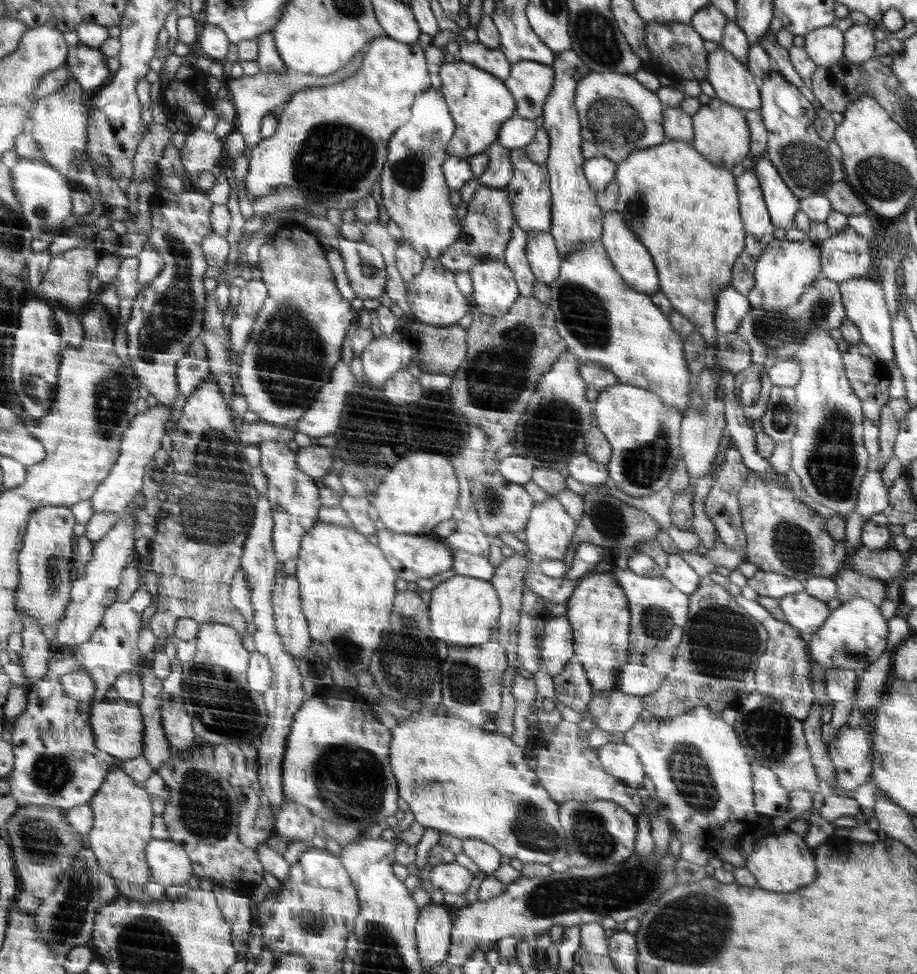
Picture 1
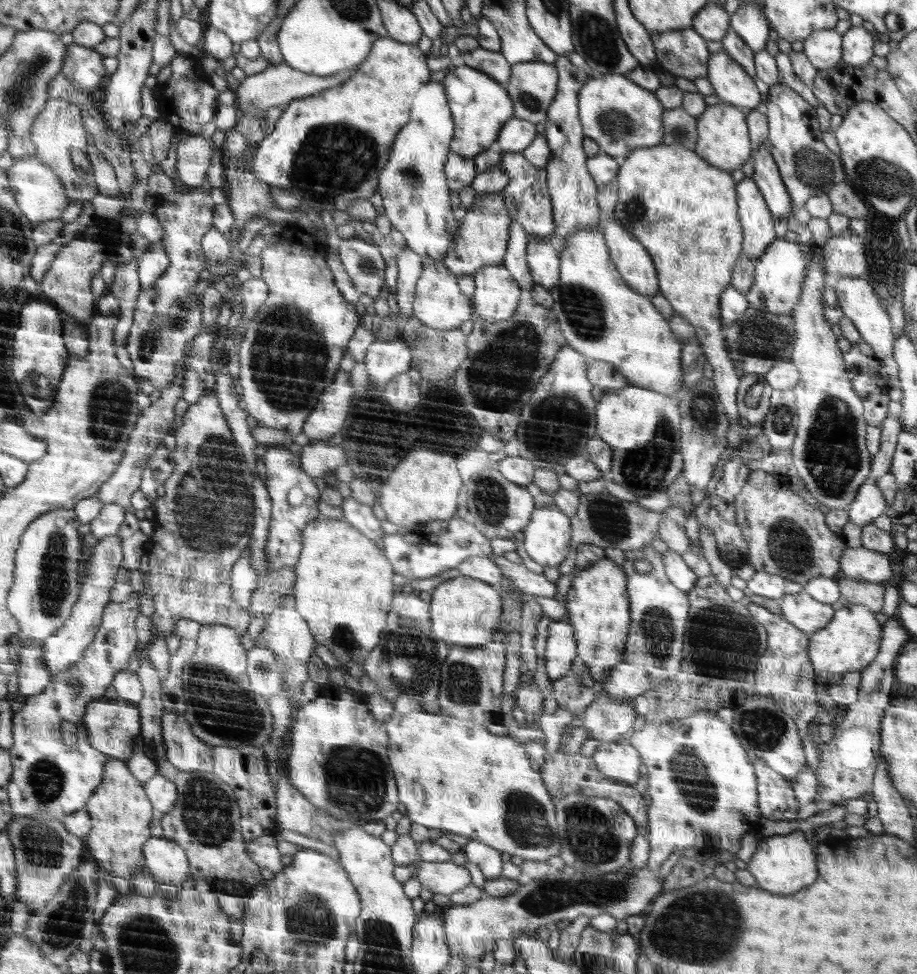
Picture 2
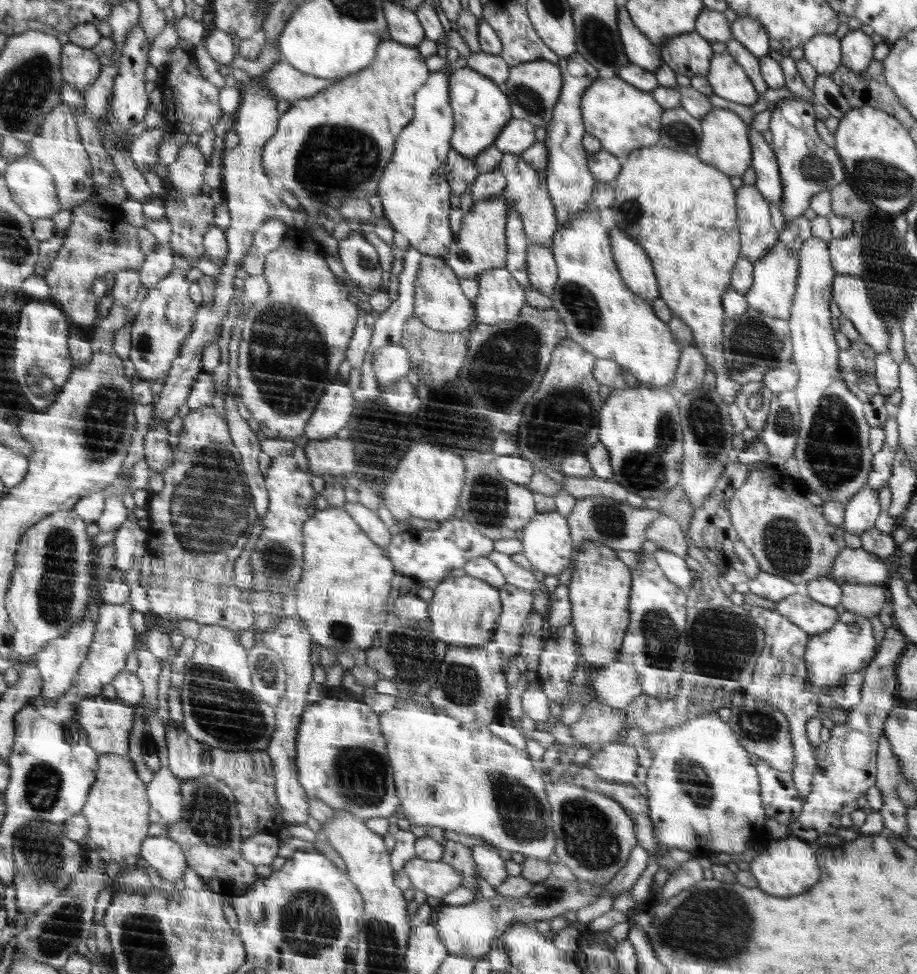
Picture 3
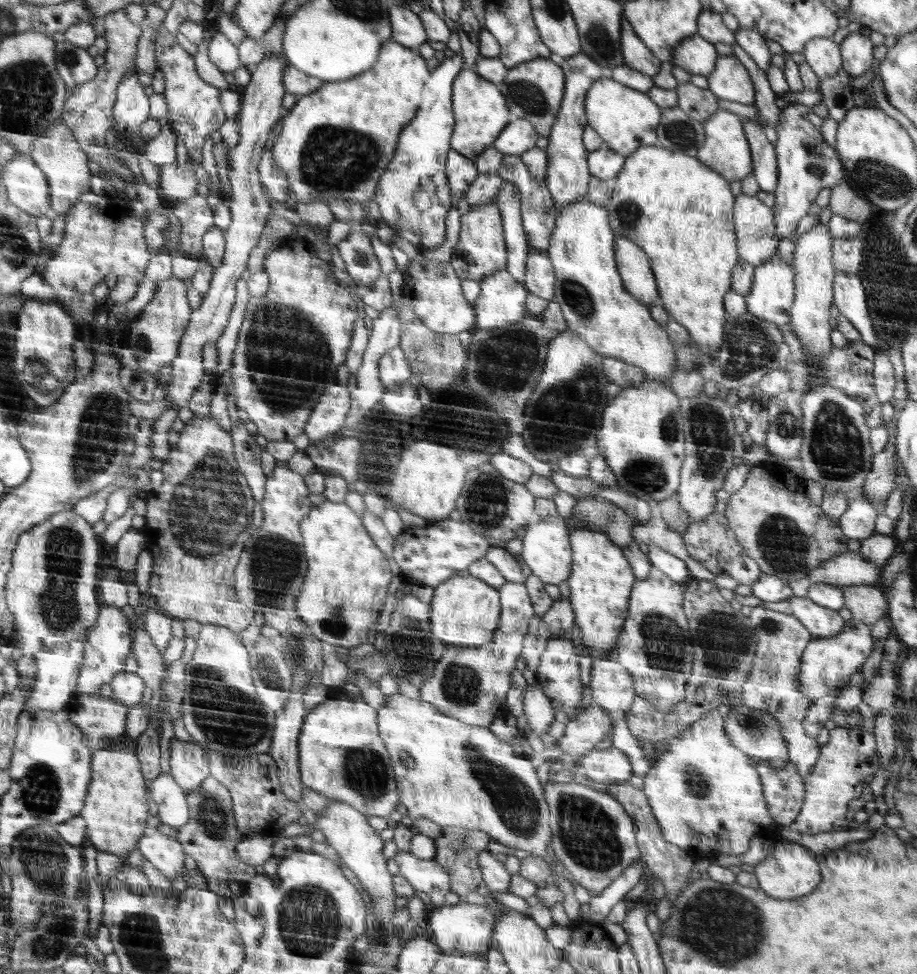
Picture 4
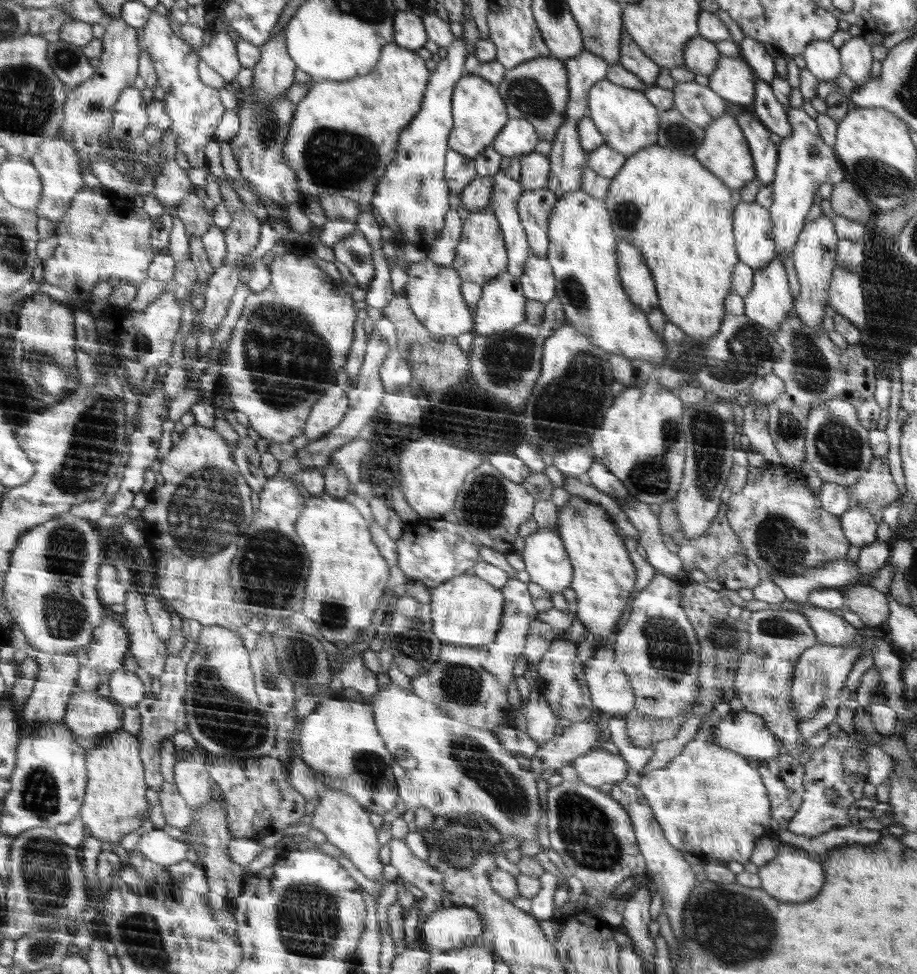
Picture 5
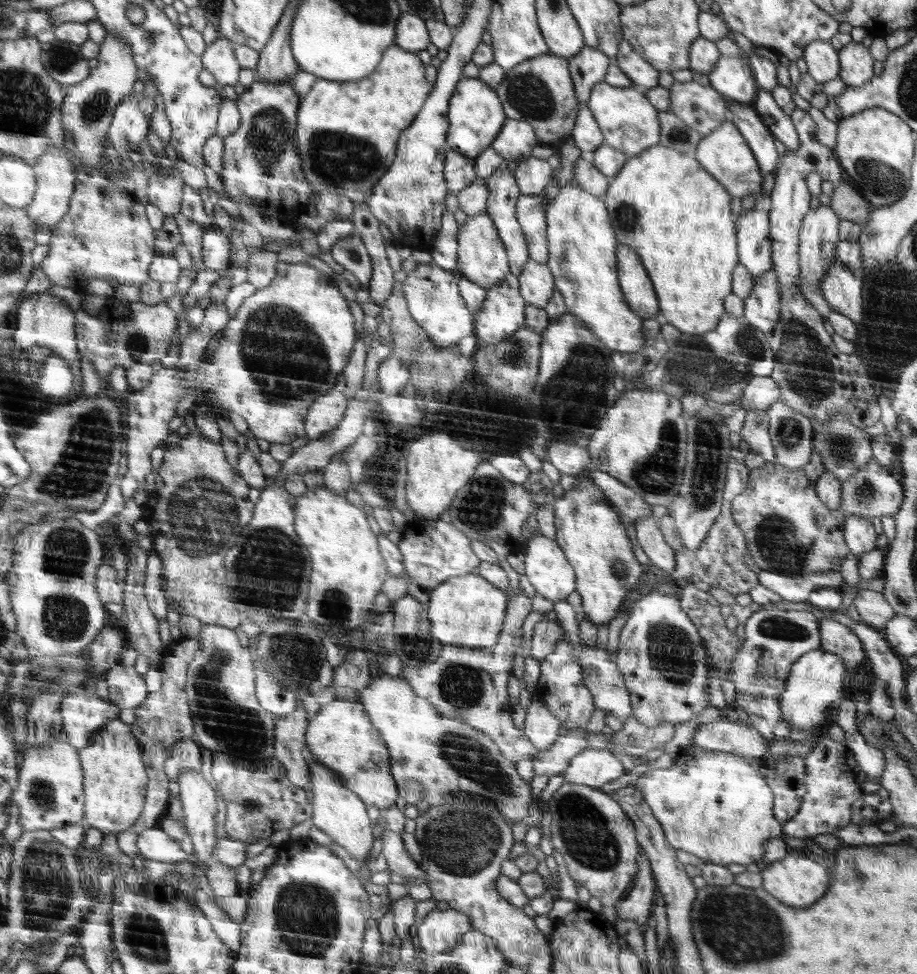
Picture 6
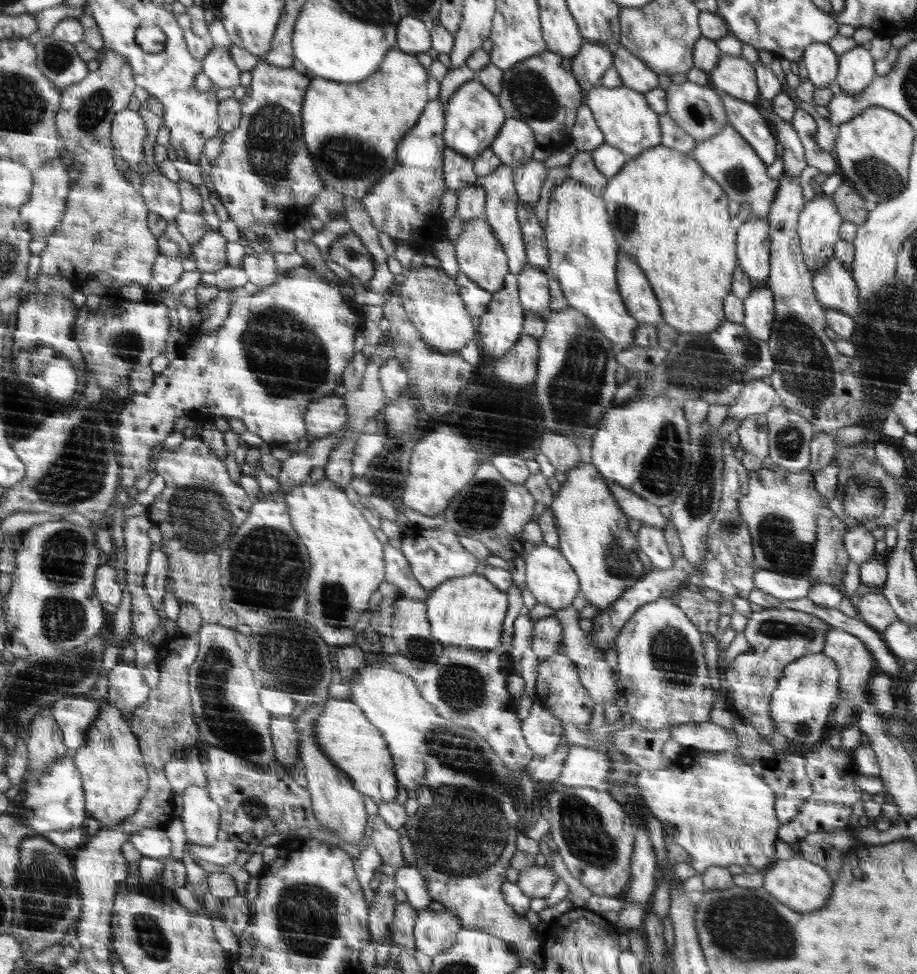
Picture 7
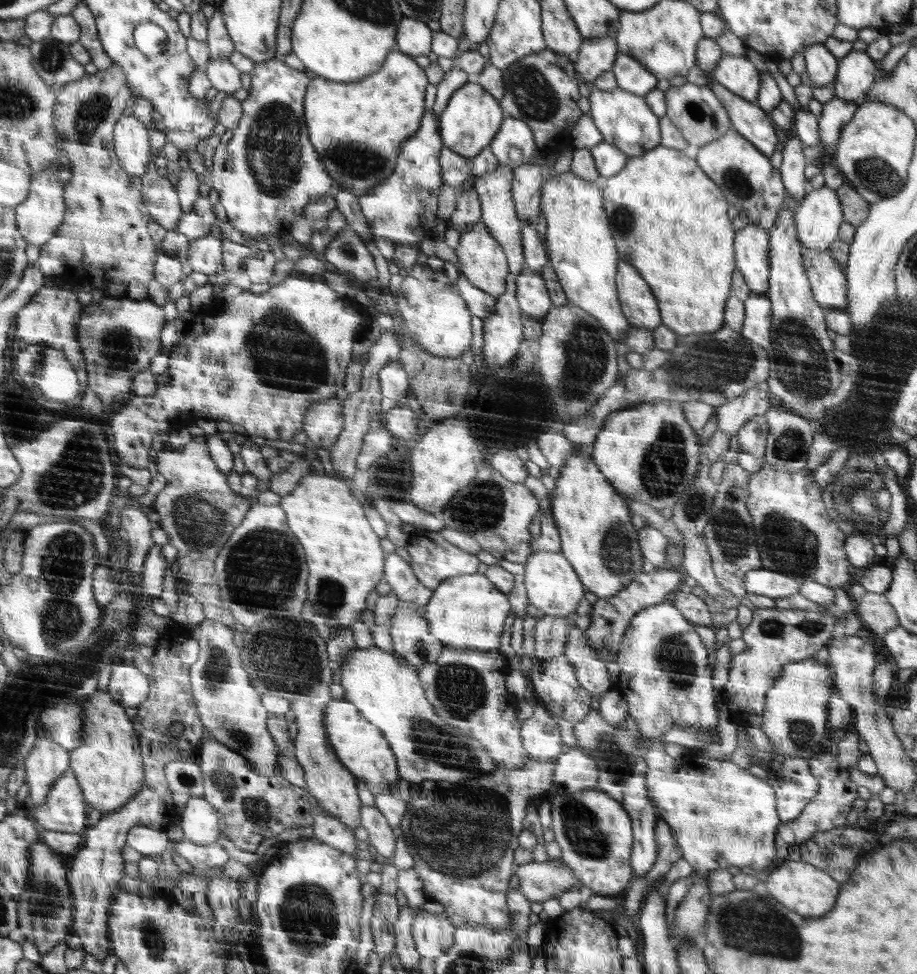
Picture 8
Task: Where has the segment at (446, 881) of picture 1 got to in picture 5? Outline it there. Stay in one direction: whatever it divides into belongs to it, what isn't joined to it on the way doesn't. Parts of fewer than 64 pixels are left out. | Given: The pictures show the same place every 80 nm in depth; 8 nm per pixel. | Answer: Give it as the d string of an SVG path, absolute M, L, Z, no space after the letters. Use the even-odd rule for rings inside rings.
M392 837L388 846L390 866L396 868L399 878L414 884L425 893L423 899L416 900L419 908L418 924L421 926L430 914L442 907L443 878L426 861L413 856L403 840Z

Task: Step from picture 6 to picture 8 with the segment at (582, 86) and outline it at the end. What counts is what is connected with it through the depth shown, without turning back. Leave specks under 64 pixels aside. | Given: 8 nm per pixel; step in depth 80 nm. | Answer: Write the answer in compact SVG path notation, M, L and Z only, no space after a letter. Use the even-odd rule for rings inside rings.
M614 37L586 39L581 51L574 56L578 76L594 83L603 72L611 70L619 50L620 46Z

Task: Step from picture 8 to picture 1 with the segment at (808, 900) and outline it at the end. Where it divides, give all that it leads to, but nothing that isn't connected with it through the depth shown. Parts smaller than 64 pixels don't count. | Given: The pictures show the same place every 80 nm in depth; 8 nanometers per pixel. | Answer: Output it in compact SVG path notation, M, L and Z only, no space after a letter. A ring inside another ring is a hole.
M789 831L771 835L755 843L754 851L746 857L746 868L755 876L757 886L772 892L794 892L816 878L814 856L806 846L804 836Z

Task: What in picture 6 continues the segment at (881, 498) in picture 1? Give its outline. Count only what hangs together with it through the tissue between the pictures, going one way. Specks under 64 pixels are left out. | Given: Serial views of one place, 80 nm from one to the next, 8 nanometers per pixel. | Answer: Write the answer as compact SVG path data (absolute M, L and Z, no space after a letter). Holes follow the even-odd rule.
M850 515L846 517L844 531L846 544L857 559L861 554L875 548L877 534L871 519Z

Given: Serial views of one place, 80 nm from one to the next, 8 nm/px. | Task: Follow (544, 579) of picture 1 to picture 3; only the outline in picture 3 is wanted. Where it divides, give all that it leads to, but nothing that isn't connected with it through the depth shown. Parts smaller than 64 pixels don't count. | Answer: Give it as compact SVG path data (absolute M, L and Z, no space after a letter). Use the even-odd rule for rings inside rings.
M493 550L487 557L502 571L508 584L517 585L518 588L525 589L532 594L536 589L545 591L544 582L536 580L532 571L513 561L510 555Z

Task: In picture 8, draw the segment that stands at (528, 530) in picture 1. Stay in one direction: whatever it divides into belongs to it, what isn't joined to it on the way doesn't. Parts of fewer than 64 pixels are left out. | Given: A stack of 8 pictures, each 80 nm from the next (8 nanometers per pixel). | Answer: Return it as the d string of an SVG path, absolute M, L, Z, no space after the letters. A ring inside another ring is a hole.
M535 551L525 562L524 584L528 592L528 600L545 616L566 617L574 614L580 598L584 596L584 586L572 570L573 565L561 552Z

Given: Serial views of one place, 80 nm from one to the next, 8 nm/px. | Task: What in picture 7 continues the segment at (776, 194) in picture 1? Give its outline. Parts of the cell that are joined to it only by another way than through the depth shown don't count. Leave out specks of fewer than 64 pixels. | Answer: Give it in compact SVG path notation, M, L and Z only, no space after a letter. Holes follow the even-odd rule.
M720 92L722 106L727 114L727 122L732 125L757 151L757 155L768 166L776 160L776 138L758 110L759 104L740 100Z

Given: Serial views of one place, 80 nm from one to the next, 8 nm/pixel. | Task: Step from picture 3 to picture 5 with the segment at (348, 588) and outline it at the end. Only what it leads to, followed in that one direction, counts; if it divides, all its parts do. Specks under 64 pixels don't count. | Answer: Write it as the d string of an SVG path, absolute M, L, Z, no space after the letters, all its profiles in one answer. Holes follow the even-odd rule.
M324 490L322 496L311 495L310 498L306 499L304 508L298 517L298 520L295 524L295 529L297 532L297 536L301 538L303 542L305 551L309 554L309 573L306 579L306 592L304 592L304 600L302 601L302 614L306 615L310 620L317 622L320 624L320 634L322 634L322 638L326 638L326 640L330 642L350 642L350 640L354 640L354 638L348 638L348 634L358 634L356 630L358 630L358 624L360 624L360 620L362 620L362 630L364 628L368 628L370 626L370 622L372 622L372 616L374 616L374 610L378 608L378 602L380 602L380 598L382 598L382 594L384 594L384 588L386 588L386 582L388 582L388 566L386 566L386 559L382 558L381 551L379 548L376 548L377 543L370 538L370 532L368 532L368 524L364 522L364 518L360 516L360 512L356 510L356 507L350 506L346 499L340 498L330 498L330 495Z

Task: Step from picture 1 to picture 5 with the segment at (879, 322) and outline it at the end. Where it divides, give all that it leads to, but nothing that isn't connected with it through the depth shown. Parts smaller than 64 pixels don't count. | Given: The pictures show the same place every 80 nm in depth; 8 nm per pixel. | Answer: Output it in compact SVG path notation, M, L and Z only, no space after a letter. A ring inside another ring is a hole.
M835 267L829 287L829 305L861 332L866 328L864 316L867 313L864 309L862 279L858 273Z

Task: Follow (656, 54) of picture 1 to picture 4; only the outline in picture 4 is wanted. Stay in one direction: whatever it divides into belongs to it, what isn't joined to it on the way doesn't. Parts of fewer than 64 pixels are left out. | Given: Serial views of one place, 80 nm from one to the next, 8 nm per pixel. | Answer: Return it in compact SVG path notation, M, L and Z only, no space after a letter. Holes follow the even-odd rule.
M696 35L684 40L674 50L671 63L691 75L710 75L716 68L719 56L713 41Z

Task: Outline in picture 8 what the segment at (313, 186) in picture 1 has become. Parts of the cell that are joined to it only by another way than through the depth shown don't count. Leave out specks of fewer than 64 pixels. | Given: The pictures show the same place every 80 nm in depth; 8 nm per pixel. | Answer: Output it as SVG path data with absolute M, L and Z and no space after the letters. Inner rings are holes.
M394 51L382 65L382 72L374 76L352 83L334 82L323 76L317 76L309 83L305 92L305 119L309 141L320 156L326 171L335 180L335 186L343 188L356 196L364 196L372 192L375 186L384 183L396 166L396 158L388 158L400 154L400 146L408 137L416 134L424 114L424 90L428 86L424 70L406 53Z

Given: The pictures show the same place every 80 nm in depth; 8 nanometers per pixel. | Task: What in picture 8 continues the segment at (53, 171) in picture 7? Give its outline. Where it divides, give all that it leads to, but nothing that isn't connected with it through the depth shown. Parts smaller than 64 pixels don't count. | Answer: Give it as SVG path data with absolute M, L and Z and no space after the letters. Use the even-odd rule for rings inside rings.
M40 171L33 173L32 186L29 187L29 196L18 206L18 222L22 236L28 245L42 247L57 234L65 220L65 191L64 182L52 172Z

